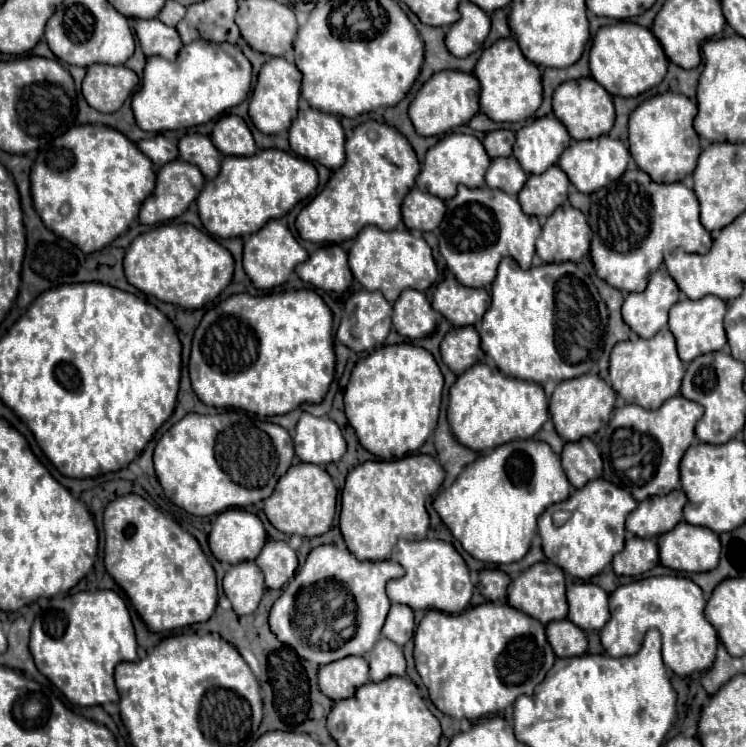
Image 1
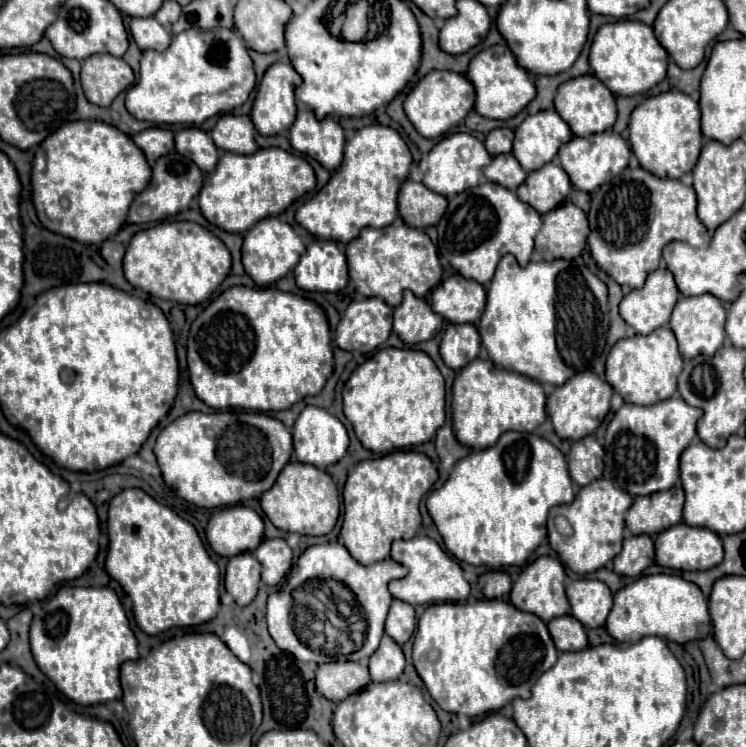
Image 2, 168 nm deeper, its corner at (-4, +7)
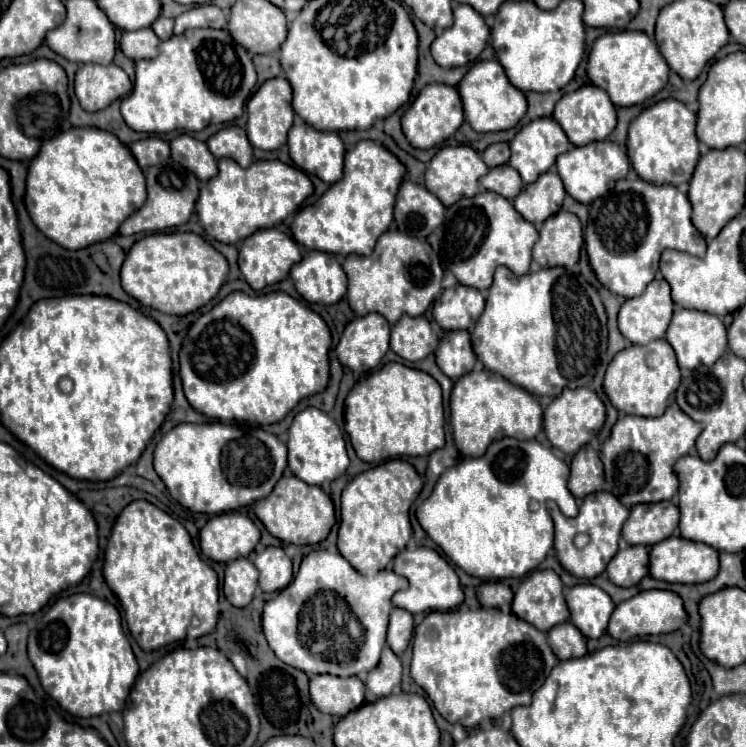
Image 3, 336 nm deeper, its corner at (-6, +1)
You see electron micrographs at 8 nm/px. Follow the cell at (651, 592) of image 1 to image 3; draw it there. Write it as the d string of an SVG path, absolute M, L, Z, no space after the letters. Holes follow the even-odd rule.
M644 590L630 600L624 600L616 606L608 622L608 634L616 640L630 640L636 636L650 636L650 634L664 634L680 628L686 624L688 616L684 612L682 598L668 590Z

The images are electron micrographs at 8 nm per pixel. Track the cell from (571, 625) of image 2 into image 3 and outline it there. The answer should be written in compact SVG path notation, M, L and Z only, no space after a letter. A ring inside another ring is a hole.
M572 622L558 624L548 632L548 644L558 660L586 656L586 638Z

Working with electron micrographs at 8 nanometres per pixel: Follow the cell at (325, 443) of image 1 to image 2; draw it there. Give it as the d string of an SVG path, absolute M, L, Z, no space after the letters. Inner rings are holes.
M306 406L300 412L300 416L294 422L292 436L294 436L296 458L304 464L314 464L316 468L326 468L330 464L338 462L348 450L346 426L336 416L332 416L330 412L326 412L324 408L318 408L318 406Z

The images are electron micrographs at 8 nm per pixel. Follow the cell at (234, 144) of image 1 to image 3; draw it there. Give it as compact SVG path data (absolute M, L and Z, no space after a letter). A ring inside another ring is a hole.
M228 126L218 130L214 136L208 138L208 148L218 158L232 158L240 166L248 166L252 162L252 146L248 142L248 136L238 126Z

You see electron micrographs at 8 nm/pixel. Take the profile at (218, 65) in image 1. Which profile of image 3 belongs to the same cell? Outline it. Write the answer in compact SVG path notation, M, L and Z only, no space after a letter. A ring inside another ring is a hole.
M188 30L160 42L158 56L134 64L134 88L120 104L128 128L146 134L172 130L198 132L206 124L224 124L240 118L256 86L250 54L226 30Z

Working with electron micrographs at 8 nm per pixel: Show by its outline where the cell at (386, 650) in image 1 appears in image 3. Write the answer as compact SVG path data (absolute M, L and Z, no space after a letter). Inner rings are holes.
M384 646L378 666L370 670L366 676L365 701L374 703L384 696L390 696L400 686L400 678L402 678L400 658L388 646Z

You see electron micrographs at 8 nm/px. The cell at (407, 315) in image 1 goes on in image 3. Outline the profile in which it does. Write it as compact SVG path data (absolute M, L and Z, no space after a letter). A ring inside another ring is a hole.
M402 316L398 324L394 324L392 334L390 334L390 348L396 352L402 360L408 362L418 362L436 352L438 338L432 330L432 324L420 316L420 318L410 318Z

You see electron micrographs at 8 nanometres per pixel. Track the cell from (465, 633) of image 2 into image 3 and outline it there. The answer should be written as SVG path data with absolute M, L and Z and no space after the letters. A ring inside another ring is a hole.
M496 608L430 612L430 614L422 620L422 624L416 628L416 632L414 632L412 650L414 650L414 654L412 654L412 668L410 668L412 680L426 690L426 694L428 694L430 700L434 702L434 708L440 712L440 716L442 716L444 720L448 720L450 724L460 722L460 724L466 726L466 728L474 728L474 726L478 726L482 720L496 720L496 718L500 718L504 712L512 710L514 706L528 706L530 700L532 700L532 694L540 688L540 684L548 678L550 670L552 670L552 668L556 666L556 662L558 662L558 658L552 654L552 650L550 650L550 646L548 646L548 640L546 640L546 634L544 634L544 632L540 632L540 630L534 628L532 624L520 620L518 616L514 616L514 614L504 614L504 612L496 610Z

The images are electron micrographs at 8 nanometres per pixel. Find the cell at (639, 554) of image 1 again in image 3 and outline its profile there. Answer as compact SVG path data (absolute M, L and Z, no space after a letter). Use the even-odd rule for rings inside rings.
M626 546L610 560L608 578L612 584L630 588L648 574L648 550L644 546Z

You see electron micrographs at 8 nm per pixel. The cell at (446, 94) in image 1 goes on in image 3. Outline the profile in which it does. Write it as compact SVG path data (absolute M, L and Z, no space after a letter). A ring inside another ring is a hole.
M428 84L420 90L418 98L410 104L410 108L402 116L402 132L406 140L420 150L428 150L438 146L440 142L454 136L454 132L464 122L464 110L460 102L460 94L454 86L446 84Z

